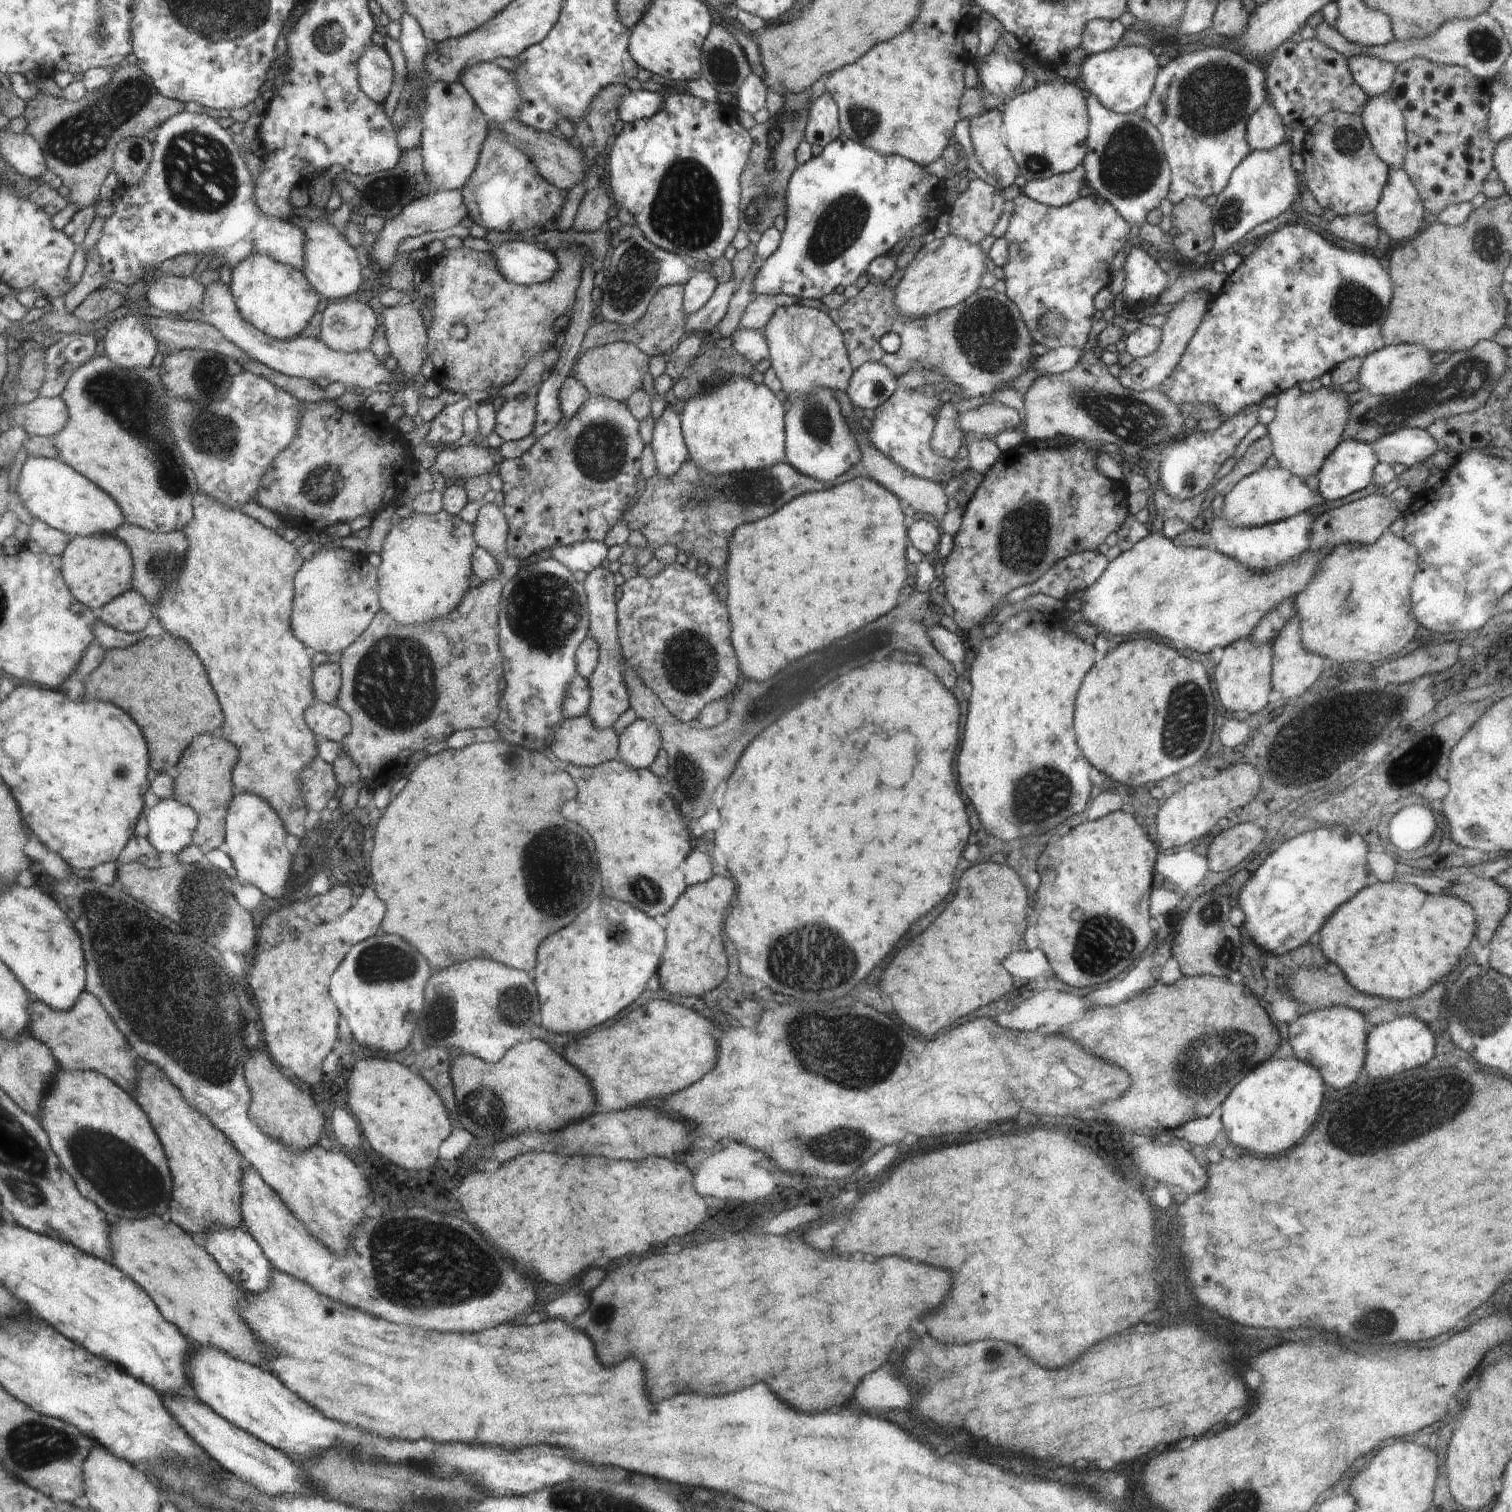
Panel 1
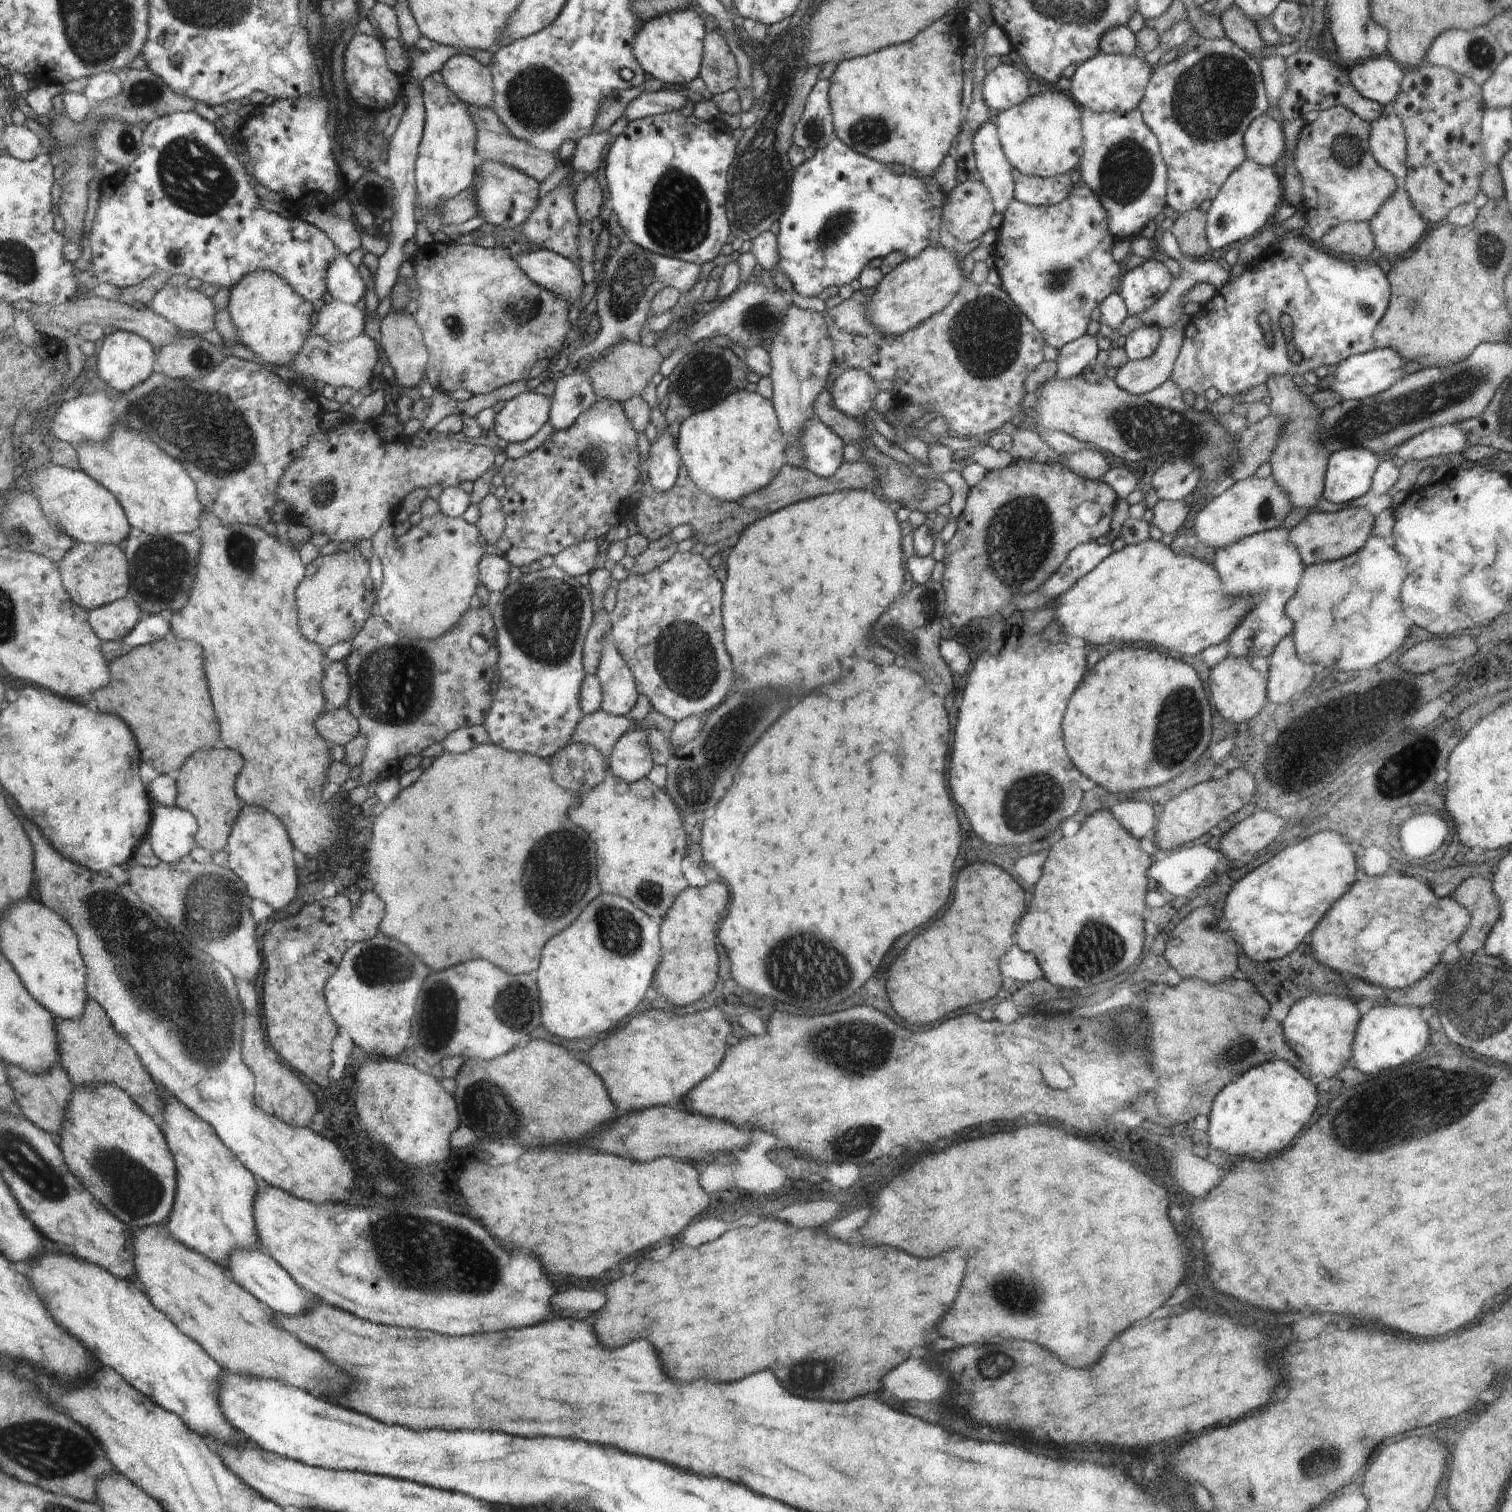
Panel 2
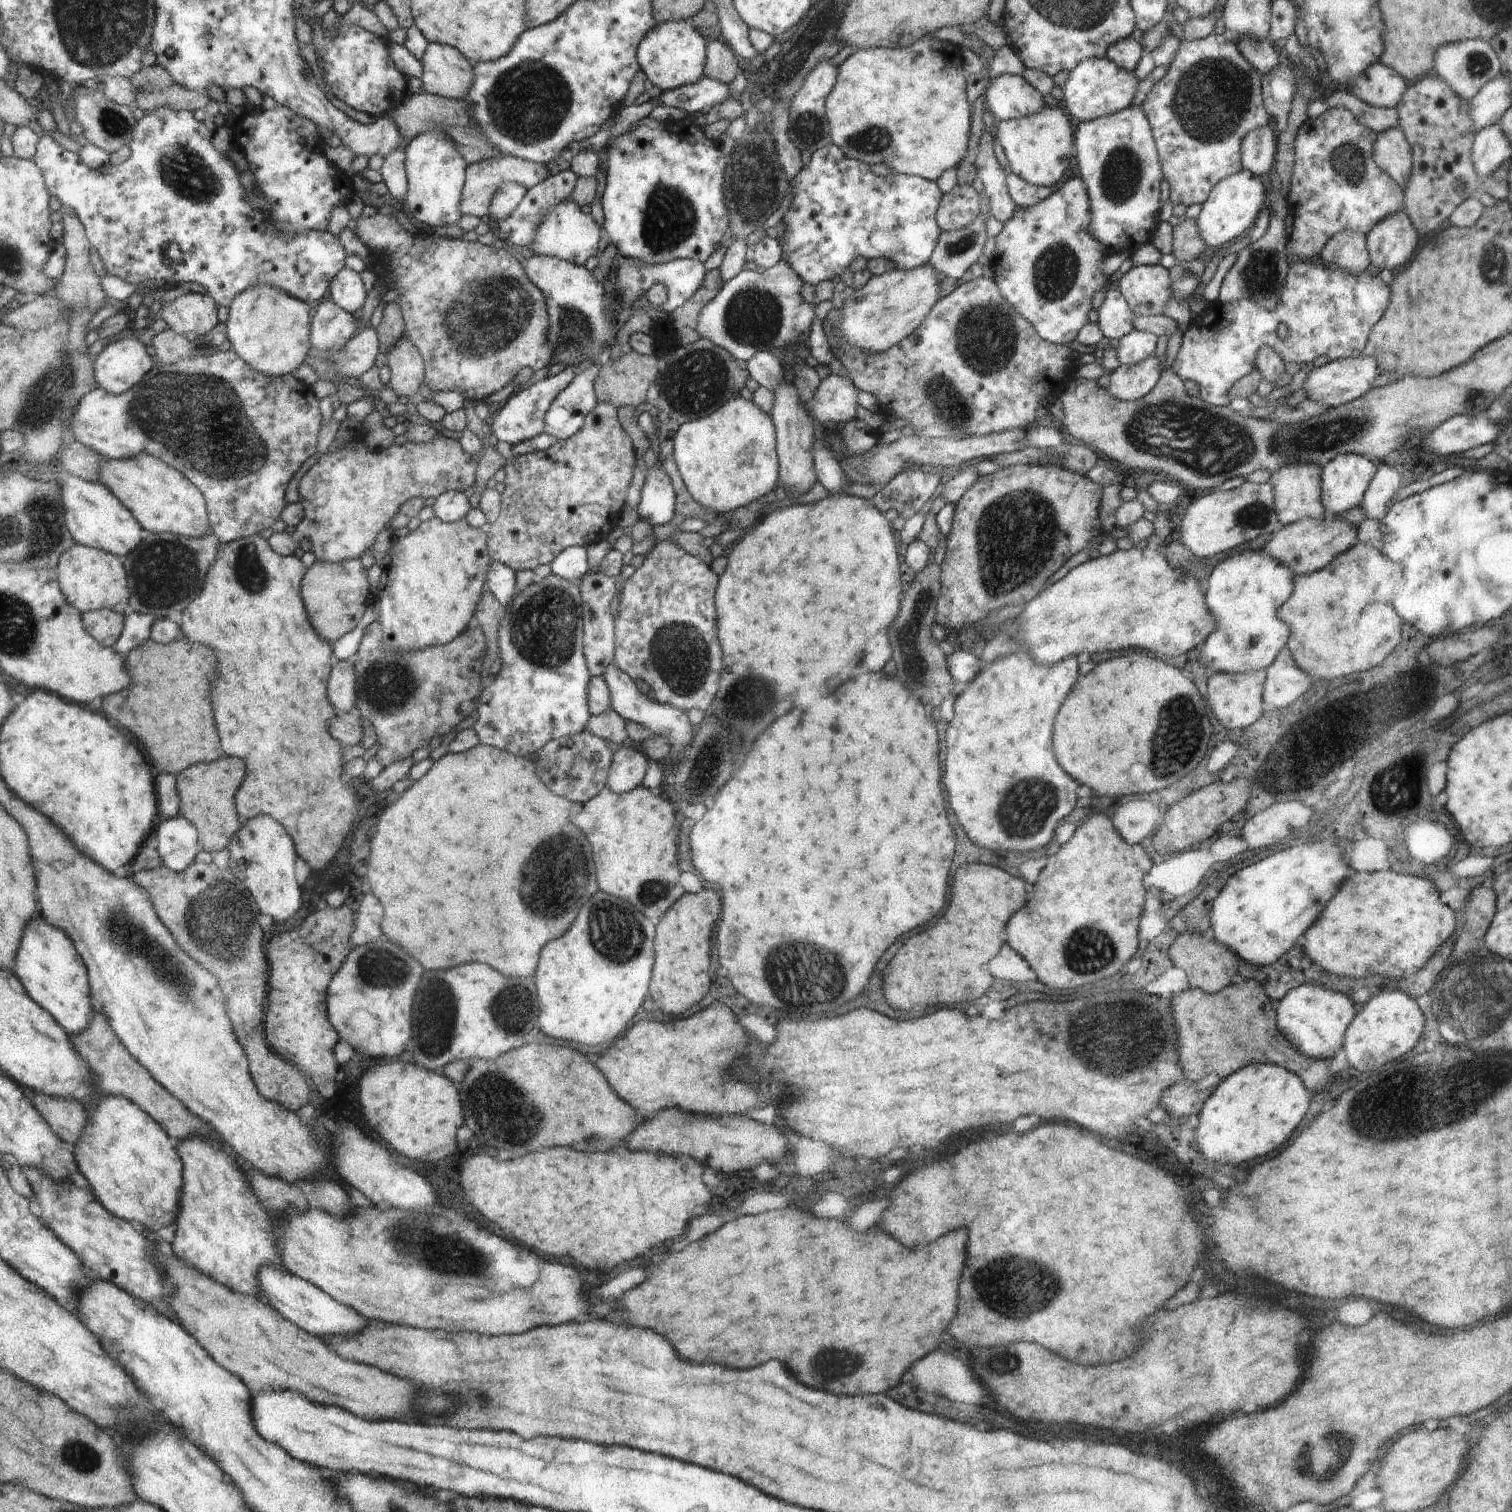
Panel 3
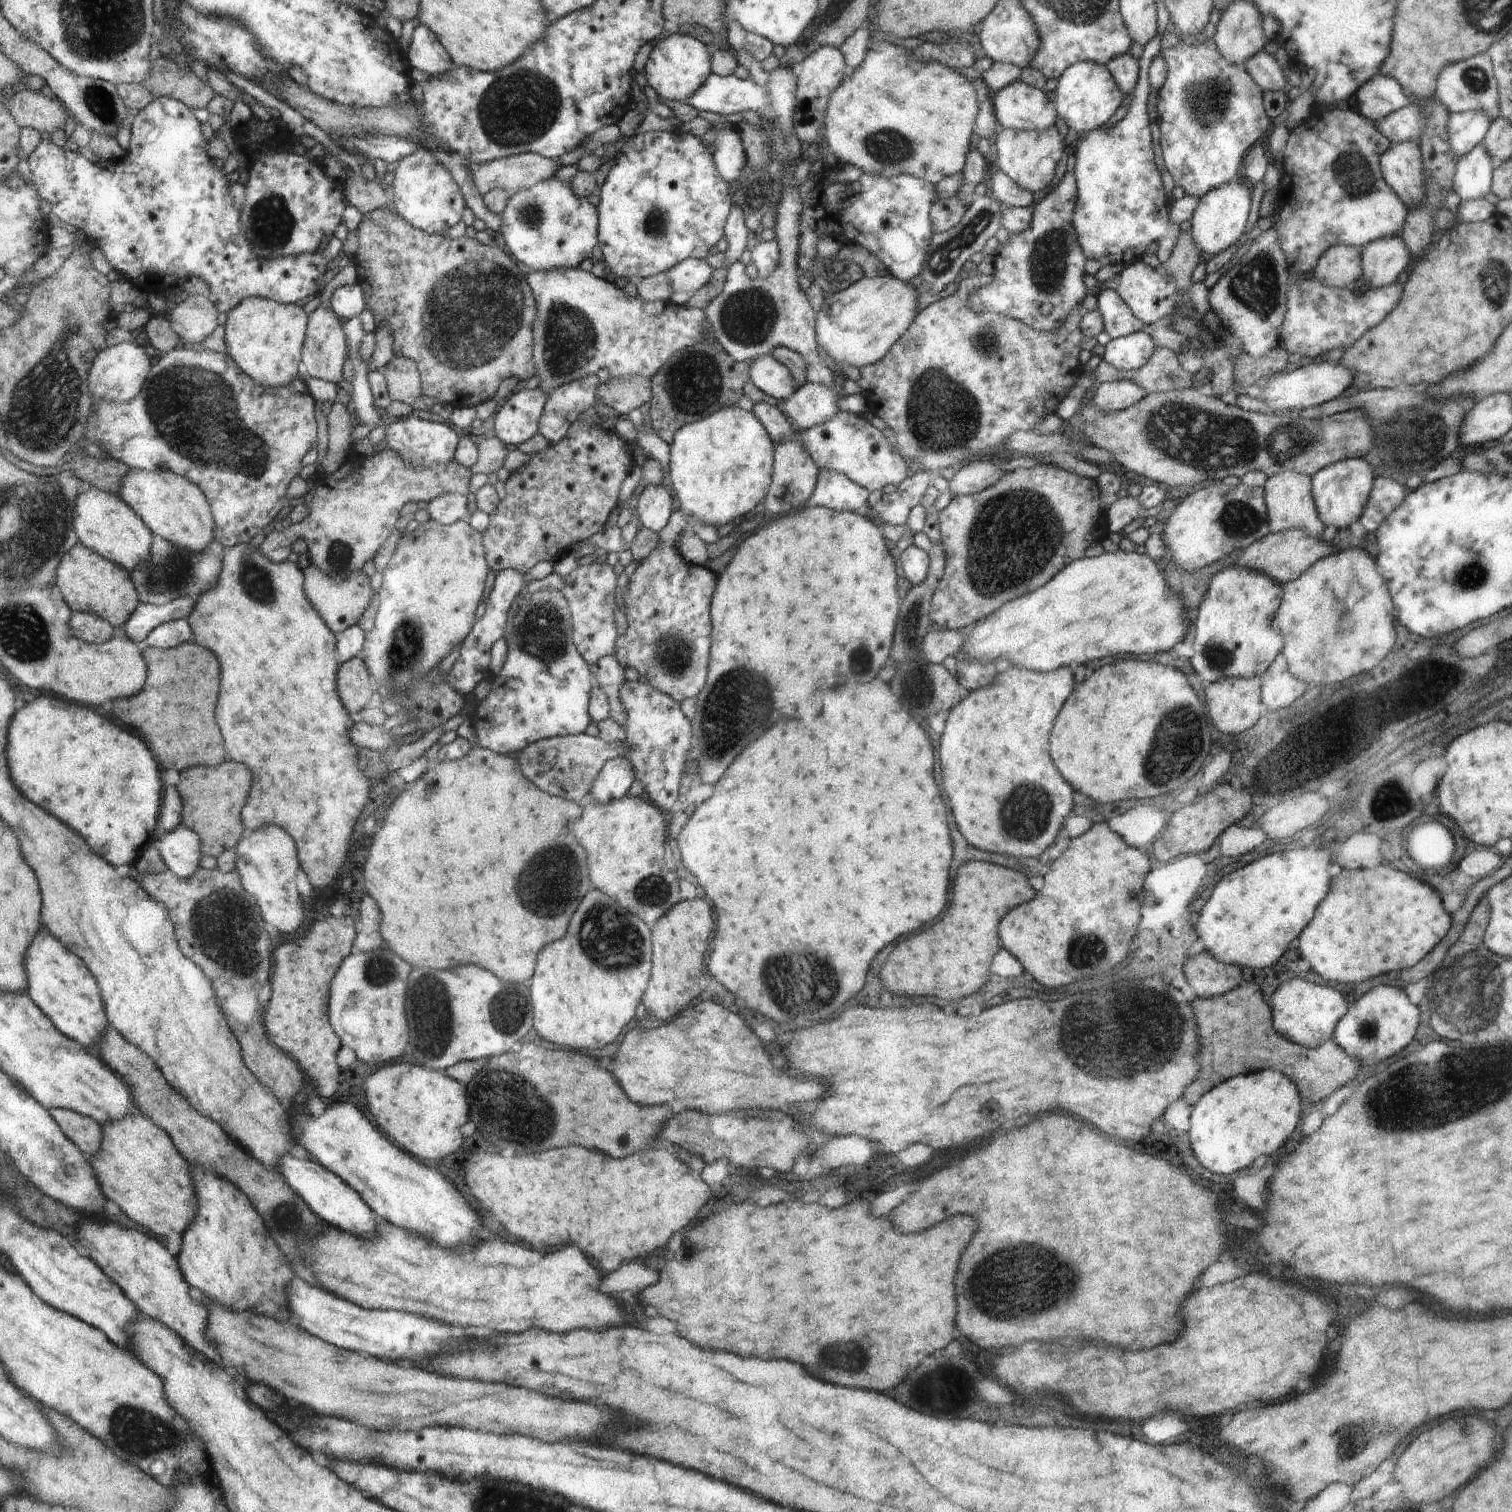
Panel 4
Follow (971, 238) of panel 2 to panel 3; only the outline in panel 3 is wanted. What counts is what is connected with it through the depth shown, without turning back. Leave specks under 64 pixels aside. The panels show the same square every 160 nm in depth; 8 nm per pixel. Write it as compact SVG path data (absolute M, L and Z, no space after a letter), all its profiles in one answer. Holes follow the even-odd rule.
M957 184L944 193L937 211L937 224L942 231L957 231L966 228L980 215L982 194L973 185Z

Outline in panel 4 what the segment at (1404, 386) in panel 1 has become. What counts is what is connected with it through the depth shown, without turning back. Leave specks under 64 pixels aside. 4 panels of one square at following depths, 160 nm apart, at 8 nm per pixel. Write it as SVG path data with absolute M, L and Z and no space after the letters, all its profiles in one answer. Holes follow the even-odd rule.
M1326 360L1316 362L1305 361L1303 366L1294 370L1294 372L1286 372L1286 369L1283 372L1277 372L1274 370L1268 383L1261 387L1261 398L1259 396L1256 397L1256 399L1262 400L1264 404L1272 406L1272 408L1277 411L1294 410L1296 412L1302 412L1303 410L1306 410L1306 408L1320 406L1320 404L1341 397L1342 392L1352 384L1352 380L1354 380L1354 372L1348 370L1348 368L1344 368L1344 366L1338 366L1338 363L1327 362Z

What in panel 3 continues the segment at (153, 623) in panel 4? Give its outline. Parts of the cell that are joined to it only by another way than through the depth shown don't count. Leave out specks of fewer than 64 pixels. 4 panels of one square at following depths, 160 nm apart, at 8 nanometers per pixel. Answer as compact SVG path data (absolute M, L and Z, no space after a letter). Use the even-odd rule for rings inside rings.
M132 610L125 612L125 628L123 634L111 647L122 658L136 646L149 639L152 623L156 620L150 615L134 613Z

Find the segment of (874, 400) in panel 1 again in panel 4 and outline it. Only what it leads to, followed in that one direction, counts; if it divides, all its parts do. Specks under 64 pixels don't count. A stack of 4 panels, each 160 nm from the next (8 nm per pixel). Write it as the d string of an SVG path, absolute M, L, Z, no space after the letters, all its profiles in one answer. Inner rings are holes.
M805 383L798 386L787 400L780 402L780 409L793 426L797 429L807 430L812 426L816 426L816 424L822 424L822 422L834 418L840 412L838 400L838 389L834 388L834 386L826 388L826 386L820 386L820 384Z

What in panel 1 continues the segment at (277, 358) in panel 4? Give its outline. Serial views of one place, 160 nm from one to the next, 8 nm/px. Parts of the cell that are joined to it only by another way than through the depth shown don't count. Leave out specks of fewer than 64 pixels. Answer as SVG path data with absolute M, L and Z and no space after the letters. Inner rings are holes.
M268 253L248 255L237 264L232 271L229 289L244 320L260 332L280 340L298 337L316 314L316 306L320 302L320 296L304 272L281 263Z

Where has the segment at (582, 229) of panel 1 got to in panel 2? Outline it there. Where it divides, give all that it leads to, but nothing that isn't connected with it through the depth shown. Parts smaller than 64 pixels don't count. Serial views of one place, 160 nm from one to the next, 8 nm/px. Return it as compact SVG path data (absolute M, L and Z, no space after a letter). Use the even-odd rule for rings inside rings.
M587 176L580 182L573 195L575 209L582 223L594 220L600 214L602 206L602 189L598 183L597 176Z

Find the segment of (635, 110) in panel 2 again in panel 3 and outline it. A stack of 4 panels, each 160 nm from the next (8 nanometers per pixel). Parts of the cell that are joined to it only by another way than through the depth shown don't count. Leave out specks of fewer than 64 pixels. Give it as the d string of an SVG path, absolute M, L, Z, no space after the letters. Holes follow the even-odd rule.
M702 76L694 84L660 92L653 101L658 102L659 106L674 106L691 114L700 111L705 113L730 97L729 85Z

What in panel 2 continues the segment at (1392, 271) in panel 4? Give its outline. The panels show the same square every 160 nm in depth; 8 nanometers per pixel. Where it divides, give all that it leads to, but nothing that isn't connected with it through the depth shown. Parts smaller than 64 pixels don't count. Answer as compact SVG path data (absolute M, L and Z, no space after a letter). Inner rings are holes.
M1403 183L1382 204L1378 212L1369 220L1369 223L1371 224L1376 248L1380 250L1383 259L1388 258L1390 260L1410 253L1411 248L1414 248L1414 244L1422 238L1422 234L1426 231L1426 222L1412 204L1410 195L1405 191Z

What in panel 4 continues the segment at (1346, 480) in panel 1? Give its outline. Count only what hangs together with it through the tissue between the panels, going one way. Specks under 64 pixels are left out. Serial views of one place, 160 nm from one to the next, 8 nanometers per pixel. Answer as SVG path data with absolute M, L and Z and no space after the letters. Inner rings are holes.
M1353 457L1323 467L1311 477L1311 480L1312 498L1322 524L1325 527L1332 525L1336 529L1348 529L1362 517L1376 476L1368 458Z

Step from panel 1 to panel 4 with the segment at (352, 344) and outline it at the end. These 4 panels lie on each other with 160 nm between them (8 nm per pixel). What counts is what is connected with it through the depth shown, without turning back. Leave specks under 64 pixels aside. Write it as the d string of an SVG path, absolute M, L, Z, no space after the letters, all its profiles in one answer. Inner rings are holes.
M340 268L334 271L330 277L330 284L324 286L324 292L320 296L322 303L308 318L308 330L306 330L306 340L302 346L302 364L304 374L311 378L321 379L332 383L343 380L342 367L346 362L348 348L342 324L338 316L333 312L330 304L332 294L342 285L355 285L358 280L358 273L351 268Z

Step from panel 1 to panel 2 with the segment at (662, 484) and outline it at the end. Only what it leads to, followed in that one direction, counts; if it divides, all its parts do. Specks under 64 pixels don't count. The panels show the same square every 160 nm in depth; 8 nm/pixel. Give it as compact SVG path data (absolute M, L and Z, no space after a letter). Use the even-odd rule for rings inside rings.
M864 458L855 463L843 462L839 470L832 476L819 477L804 467L786 465L778 472L772 482L749 495L741 496L738 501L714 500L708 493L699 490L690 478L686 468L682 467L677 483L666 492L658 492L645 477L640 487L640 495L633 507L631 517L637 525L639 533L649 541L662 539L672 531L673 527L688 525L693 531L692 539L696 544L720 544L723 548L736 547L740 534L745 528L789 504L811 499L820 495L835 493L848 489L879 490L878 472Z

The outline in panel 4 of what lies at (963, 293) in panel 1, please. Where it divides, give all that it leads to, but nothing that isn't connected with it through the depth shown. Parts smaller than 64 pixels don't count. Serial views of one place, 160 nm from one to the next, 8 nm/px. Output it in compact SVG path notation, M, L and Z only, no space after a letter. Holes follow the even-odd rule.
M891 274L861 277L846 289L835 292L820 306L814 320L816 344L834 360L858 369L885 359L893 345L913 325L918 296L914 288Z

